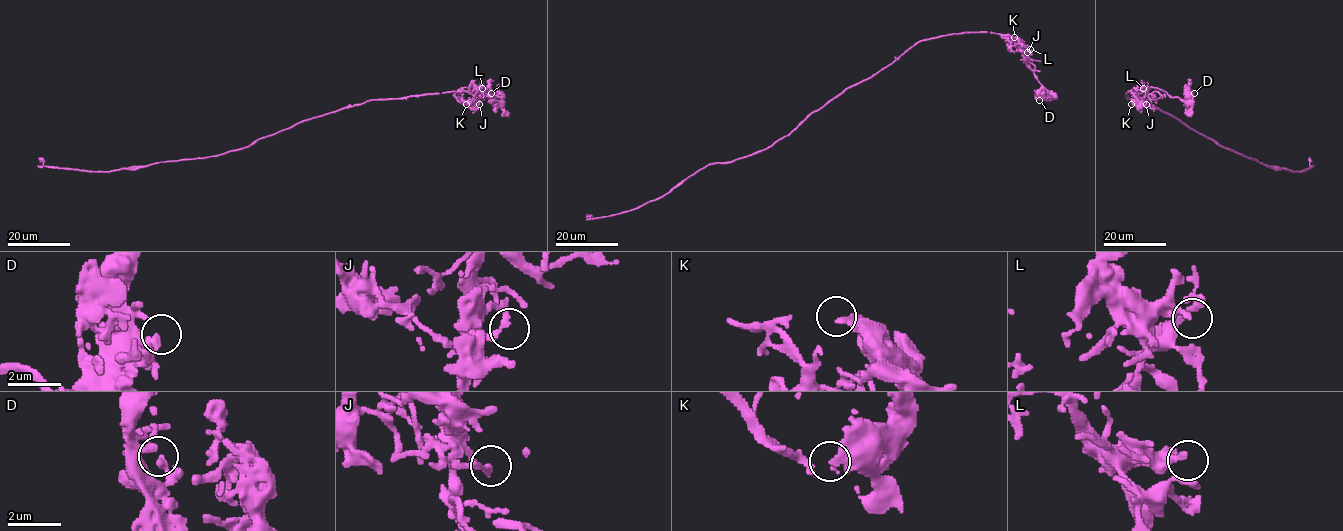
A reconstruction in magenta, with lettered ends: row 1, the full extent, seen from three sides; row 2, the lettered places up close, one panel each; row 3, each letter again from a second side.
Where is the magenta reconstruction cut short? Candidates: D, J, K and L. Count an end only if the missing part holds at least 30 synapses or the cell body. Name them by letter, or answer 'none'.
none

